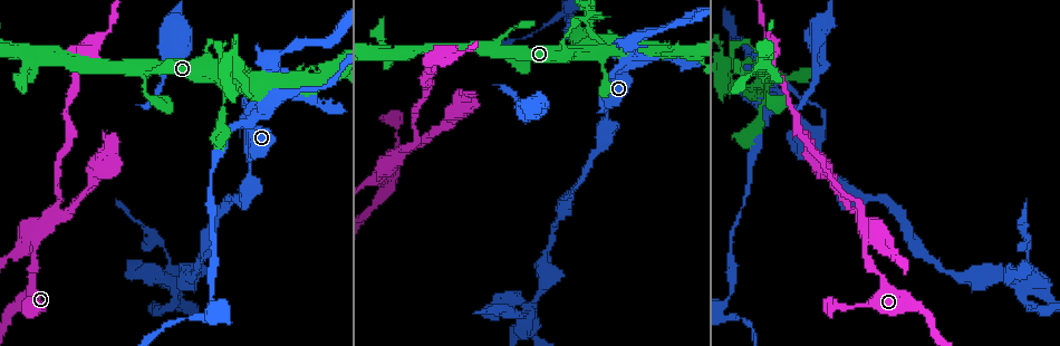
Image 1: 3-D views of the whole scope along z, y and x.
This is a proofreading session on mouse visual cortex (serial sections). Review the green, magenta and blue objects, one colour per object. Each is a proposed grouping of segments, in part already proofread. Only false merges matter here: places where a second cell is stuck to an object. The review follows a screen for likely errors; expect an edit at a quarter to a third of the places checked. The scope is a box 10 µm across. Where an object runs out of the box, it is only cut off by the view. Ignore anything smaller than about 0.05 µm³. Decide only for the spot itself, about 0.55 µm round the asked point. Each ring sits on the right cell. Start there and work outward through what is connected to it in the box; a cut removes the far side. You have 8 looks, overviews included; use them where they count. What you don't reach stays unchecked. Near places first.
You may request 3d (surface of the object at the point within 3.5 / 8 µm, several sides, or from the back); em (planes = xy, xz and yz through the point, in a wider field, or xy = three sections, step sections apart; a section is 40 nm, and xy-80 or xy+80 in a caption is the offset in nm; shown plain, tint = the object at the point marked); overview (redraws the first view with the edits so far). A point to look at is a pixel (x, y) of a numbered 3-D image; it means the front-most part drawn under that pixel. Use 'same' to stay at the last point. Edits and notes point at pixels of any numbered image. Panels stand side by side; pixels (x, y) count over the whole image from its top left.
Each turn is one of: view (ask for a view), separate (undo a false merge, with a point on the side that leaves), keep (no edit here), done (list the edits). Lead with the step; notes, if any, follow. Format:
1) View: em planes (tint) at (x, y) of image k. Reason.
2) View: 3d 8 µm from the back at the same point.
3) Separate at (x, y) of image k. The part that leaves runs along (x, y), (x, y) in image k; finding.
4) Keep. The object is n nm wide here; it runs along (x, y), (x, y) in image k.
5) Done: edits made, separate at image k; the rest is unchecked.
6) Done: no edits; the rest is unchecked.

View: 3d 3.5 µm at (749, 43) of image 1.

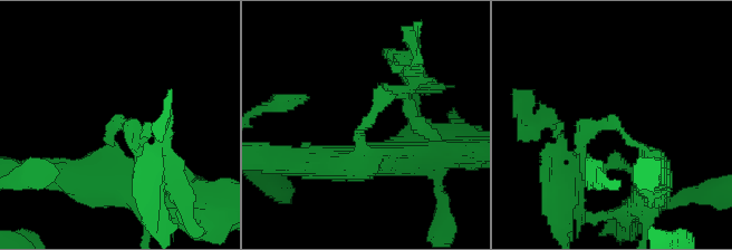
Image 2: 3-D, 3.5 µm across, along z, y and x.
View: em planes (tint) at (360, 130) of image 2. The arms are 200, 500 nm wide; shape alone is not enough.

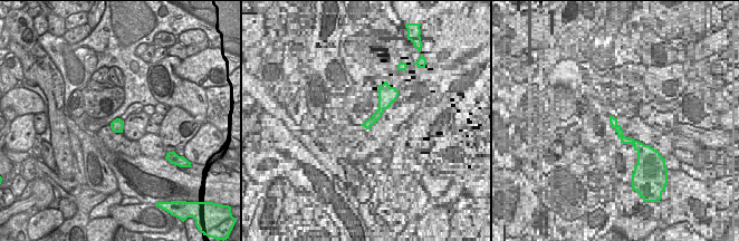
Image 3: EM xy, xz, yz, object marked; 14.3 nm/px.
Separate at (613, 156) of image 2. The part that leaves runs along (619, 128), (591, 128), (571, 176) in image 2; two cells meet here.

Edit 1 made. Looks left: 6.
View: 3d 3.5 µm at (730, 316) of image 1. Sharp bend.

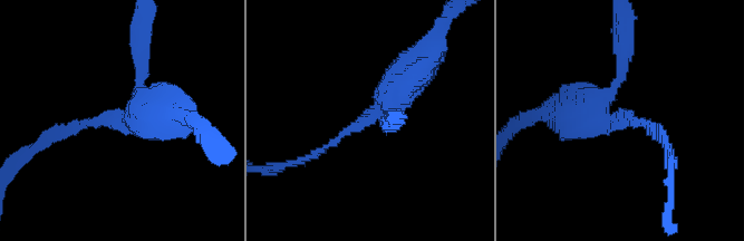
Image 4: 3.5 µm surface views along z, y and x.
View: em xy step 3 (tint) at (626, 115) of image 4. The arms are 100, 250 nm wide; need the tissue.

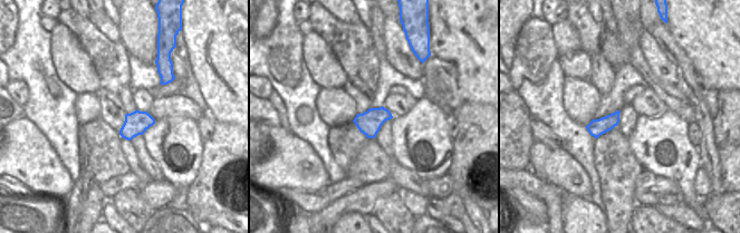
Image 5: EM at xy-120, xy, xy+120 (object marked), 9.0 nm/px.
Keep. It runs along (139, 83), (133, 119), (50, 137) in image 4; one cell here.

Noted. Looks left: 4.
View: em xy step 2 (tint) at (405, 148) of image 1. Arms run side by side.

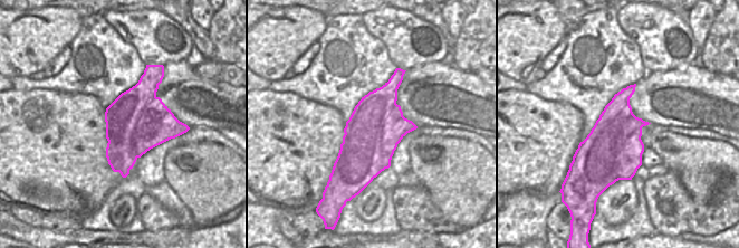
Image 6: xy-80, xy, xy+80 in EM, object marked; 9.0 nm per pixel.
View: 3d 3.5 µm at the same point.

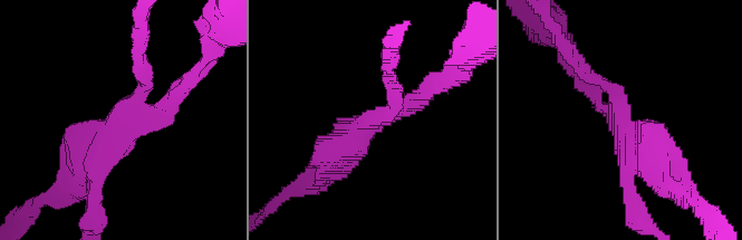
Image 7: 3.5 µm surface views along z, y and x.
Separate at (649, 147) of image 7. A second cell is stuck on.

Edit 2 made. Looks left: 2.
Done: edits made, separate at image 2, separate at image 7; the rest is unchecked.

